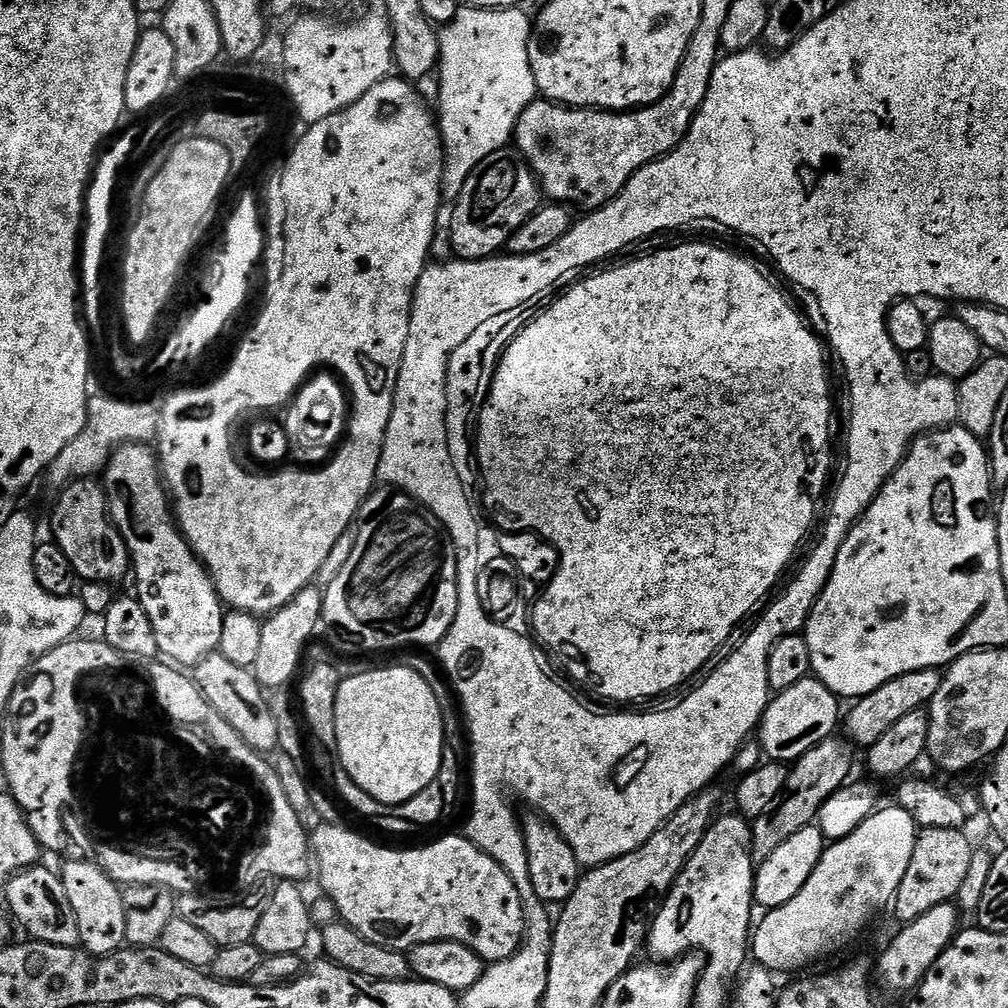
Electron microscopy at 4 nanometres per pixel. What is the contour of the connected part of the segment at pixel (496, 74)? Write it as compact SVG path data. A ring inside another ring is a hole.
M462 6L450 23L439 29L440 84L436 112L444 144L443 193L460 193L470 174L490 154L503 151L515 135L518 118L525 112L526 106L537 99L538 89L529 58L529 38L534 26L531 15L524 11L521 7L484 9Z

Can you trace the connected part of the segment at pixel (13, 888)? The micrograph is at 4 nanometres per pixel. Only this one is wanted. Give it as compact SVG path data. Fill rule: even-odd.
M45 866L28 868L20 872L3 889L3 903L6 905L13 921L20 924L29 933L31 939L49 944L50 946L66 946L67 948L79 948L80 931L78 930L78 917L74 915L74 909L70 906L70 897L66 894L61 873L51 872Z

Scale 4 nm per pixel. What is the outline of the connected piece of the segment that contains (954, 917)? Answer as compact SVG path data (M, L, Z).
M952 902L939 904L918 919L905 923L896 937L888 944L888 949L880 956L878 964L878 980L892 992L913 991L918 988L925 974L932 968L934 962L944 953L944 950L955 940L962 923L962 912Z

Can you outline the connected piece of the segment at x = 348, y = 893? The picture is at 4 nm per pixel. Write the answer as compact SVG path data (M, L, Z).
M322 822L318 827L311 829L310 852L315 863L316 860L320 863L320 884L324 887L325 894L332 899L333 906L340 911L339 919L350 925L358 934L362 934L362 938L366 938L378 946L386 946L396 952L407 953L409 950L418 947L419 944L425 944L426 942L453 940L477 952L485 962L495 962L513 956L519 950L524 939L526 931L524 903L520 901L520 895L510 878L510 874L506 874L506 870L502 870L502 866L498 866L498 862L494 862L494 858L490 858L481 848L471 844L463 835L448 836L445 840L436 840L433 844L426 845L425 848L408 848L405 852L399 852L396 848L379 848L378 845L371 844L366 837L359 836L356 832L347 832L344 828L335 828L328 822Z

